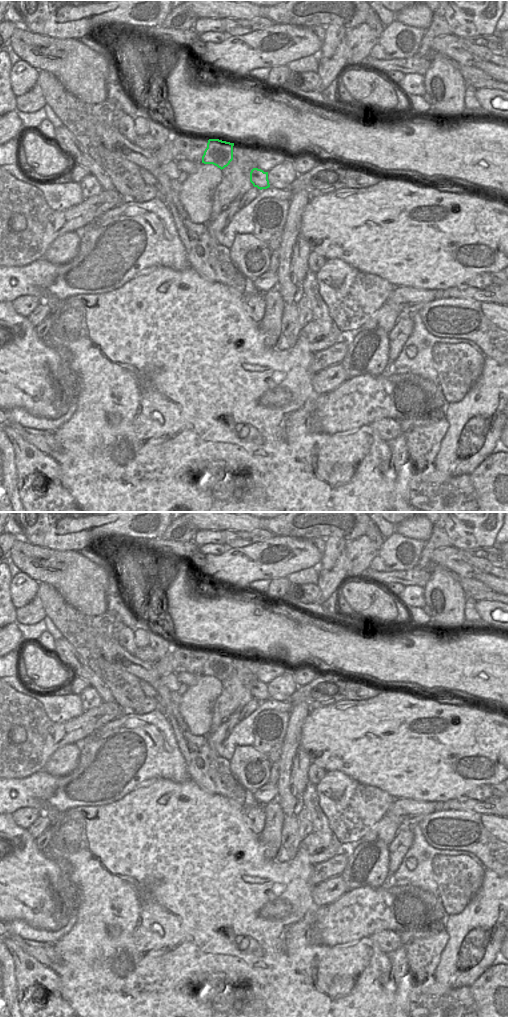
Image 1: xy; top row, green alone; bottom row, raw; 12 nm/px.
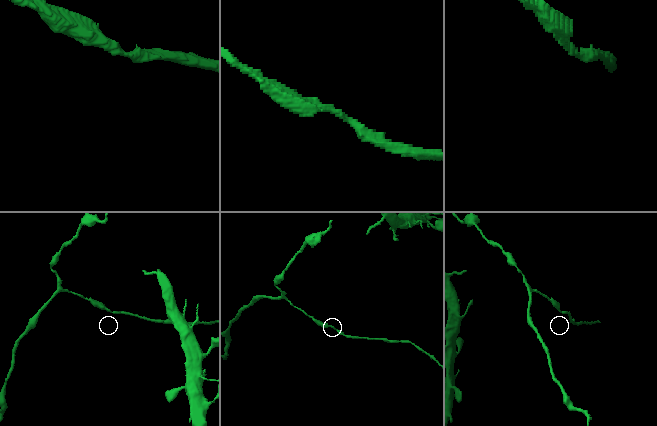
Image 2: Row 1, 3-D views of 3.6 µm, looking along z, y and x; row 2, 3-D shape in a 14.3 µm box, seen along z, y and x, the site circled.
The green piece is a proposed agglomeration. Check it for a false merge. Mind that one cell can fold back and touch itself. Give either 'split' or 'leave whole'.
leave whole

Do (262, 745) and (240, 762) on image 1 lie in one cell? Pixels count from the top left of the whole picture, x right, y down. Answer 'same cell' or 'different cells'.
different cells

